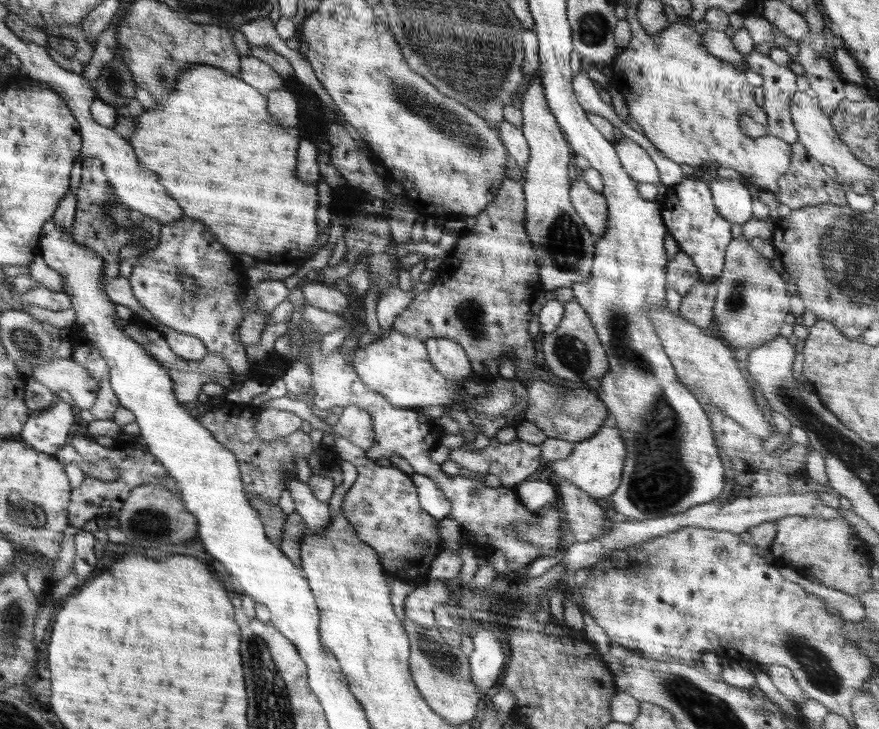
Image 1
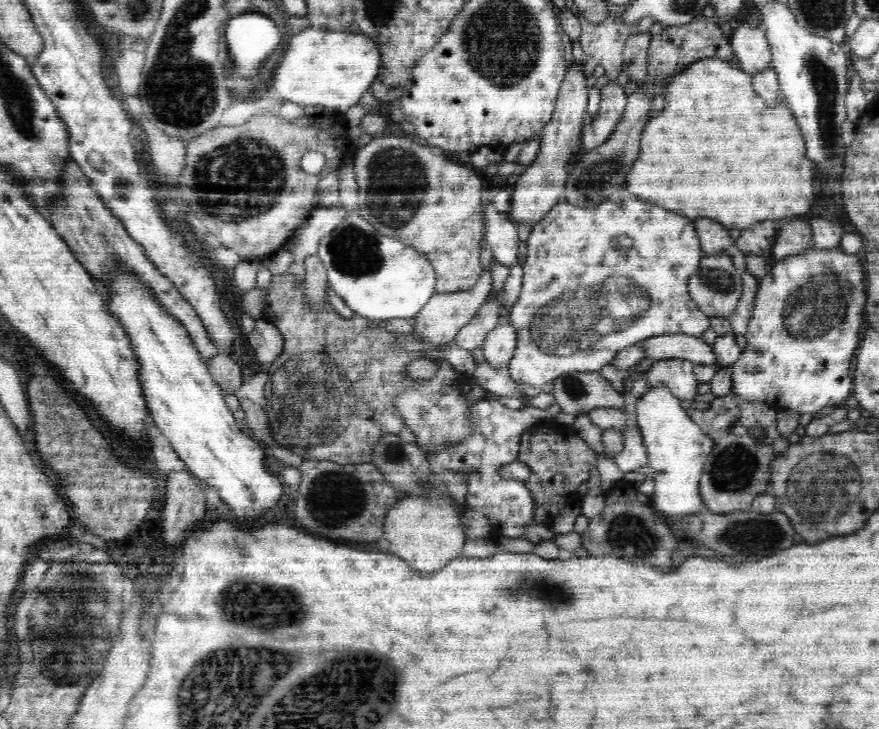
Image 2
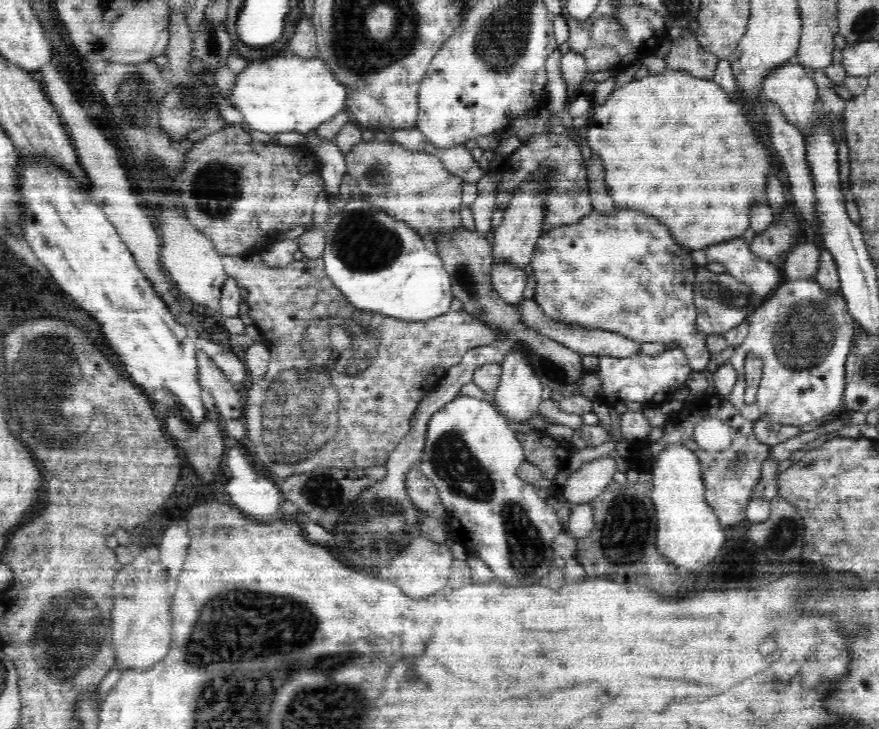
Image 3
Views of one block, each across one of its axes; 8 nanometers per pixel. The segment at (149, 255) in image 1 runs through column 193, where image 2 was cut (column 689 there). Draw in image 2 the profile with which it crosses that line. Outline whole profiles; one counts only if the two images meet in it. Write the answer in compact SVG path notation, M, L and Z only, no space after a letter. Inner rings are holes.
M624 188L616 191L608 200L603 200L595 205L579 207L566 200L556 203L547 215L533 226L527 239L528 252L523 266L523 280L519 299L511 308L511 323L516 329L516 348L513 357L509 360L508 371L514 382L529 384L533 387L544 386L559 379L562 374L568 372L594 372L600 371L602 366L610 364L619 350L637 344L644 338L658 335L684 333L688 336L700 337L711 325L711 318L698 308L691 299L688 283L689 278L698 270L703 252L695 232L694 222L690 218L678 216L674 212L668 212L660 206L646 204L644 200L629 193Z

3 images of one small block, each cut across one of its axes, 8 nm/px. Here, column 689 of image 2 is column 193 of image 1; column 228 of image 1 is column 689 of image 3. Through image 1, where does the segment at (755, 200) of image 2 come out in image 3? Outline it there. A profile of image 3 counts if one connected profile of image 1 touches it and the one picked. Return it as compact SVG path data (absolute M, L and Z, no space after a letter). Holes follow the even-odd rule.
M664 70L660 73L649 73L649 75L637 80L626 83L620 88L613 89L607 100L602 102L599 106L595 104L592 114L588 117L585 132L585 140L590 147L591 154L597 156L604 164L606 176L604 176L604 183L608 184L610 196L616 202L618 210L638 210L646 216L658 218L660 224L666 224L674 236L674 241L684 249L706 249L714 244L719 244L737 237L742 237L749 228L750 221L748 214L750 214L750 206L756 198L764 198L764 182L766 182L766 174L772 174L772 155L768 153L764 143L756 142L756 132L750 126L747 116L749 111L744 108L744 103L738 98L734 99L728 97L728 93L724 91L713 81L713 79L704 80L692 76L685 70Z

